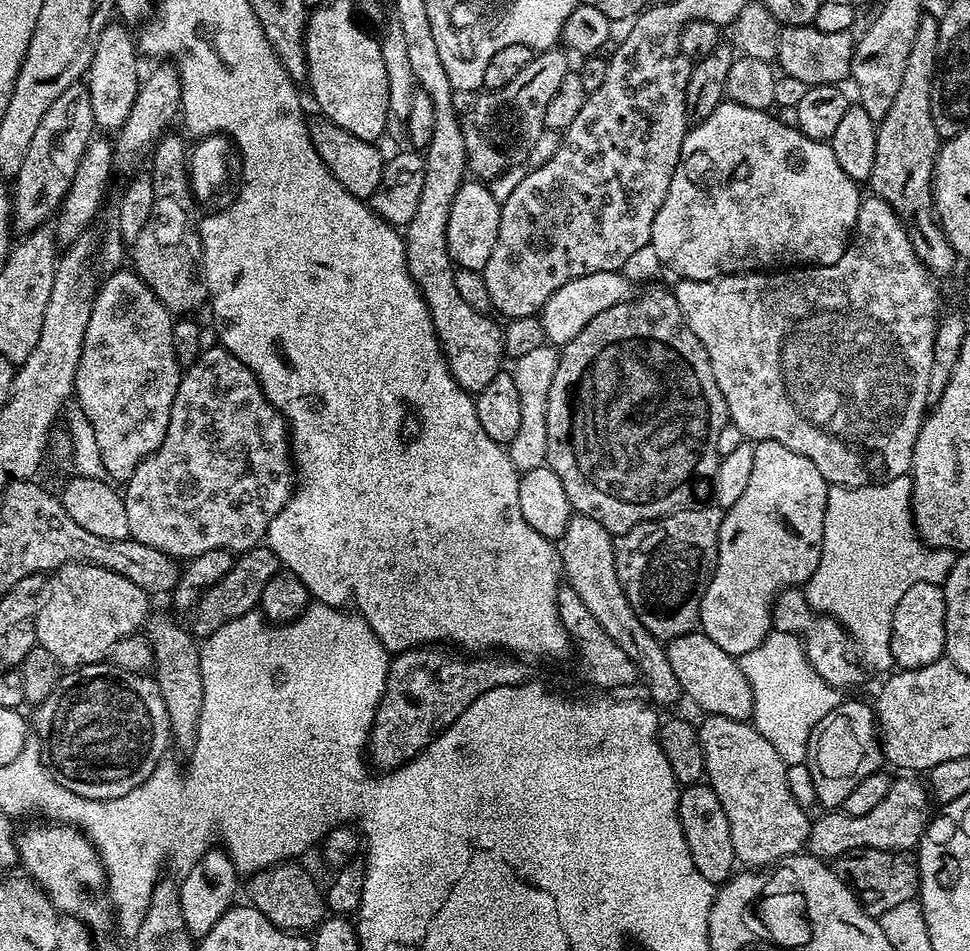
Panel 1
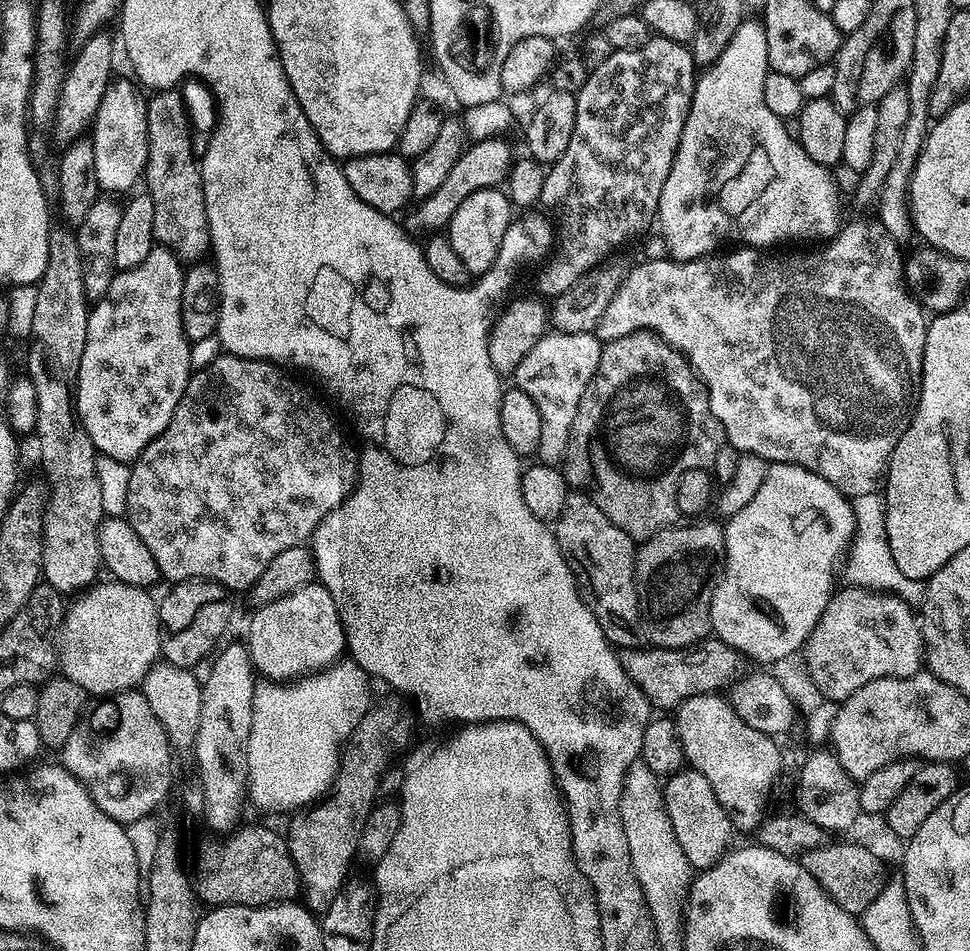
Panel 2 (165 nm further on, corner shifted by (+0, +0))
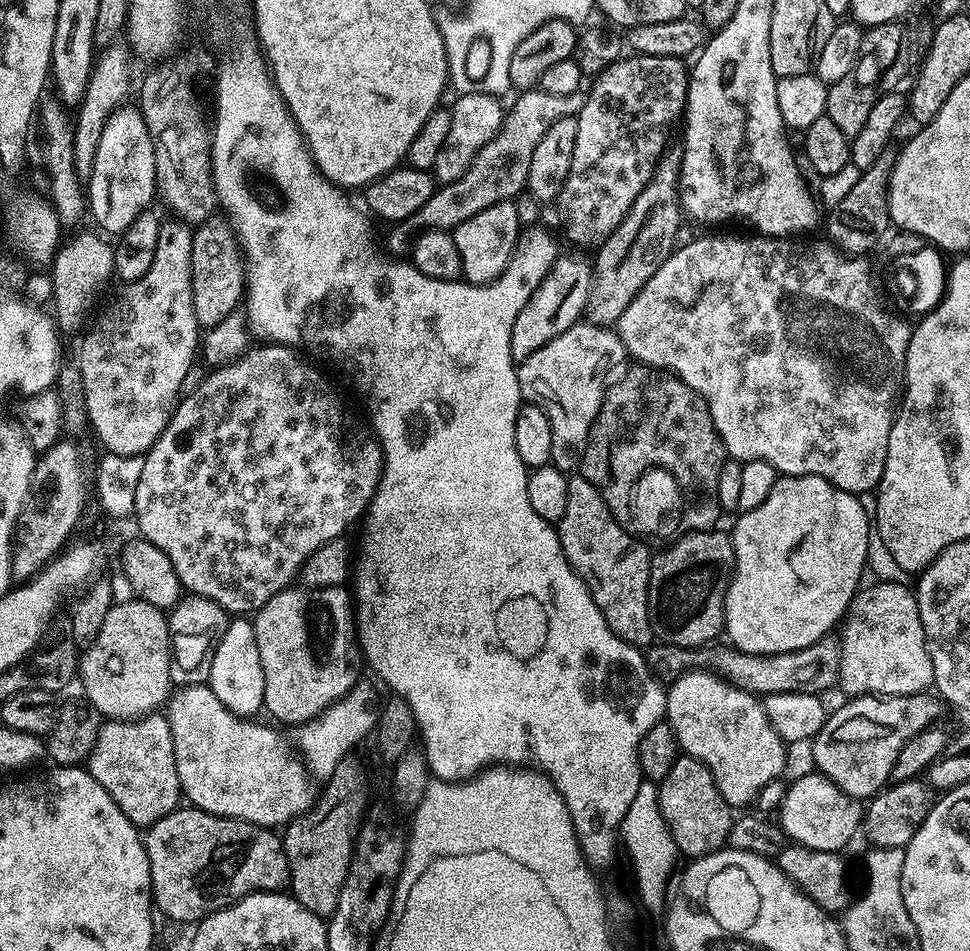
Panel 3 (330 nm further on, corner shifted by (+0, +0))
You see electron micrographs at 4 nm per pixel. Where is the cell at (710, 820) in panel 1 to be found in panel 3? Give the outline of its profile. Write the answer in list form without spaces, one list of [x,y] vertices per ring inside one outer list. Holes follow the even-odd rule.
[[[677,755],[674,766],[670,766],[670,774],[659,781],[658,788],[658,816],[659,819],[664,819],[677,853],[685,852],[688,858],[709,856],[727,845],[734,810],[728,805],[726,798],[722,798],[718,786],[714,786],[714,778],[701,760],[696,760],[693,756]]]

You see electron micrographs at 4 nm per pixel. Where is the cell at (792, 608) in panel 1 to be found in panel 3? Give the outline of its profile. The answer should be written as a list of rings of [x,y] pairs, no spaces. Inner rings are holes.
[[[875,583],[857,593],[845,615],[840,630],[843,654],[839,687],[850,698],[921,695],[933,685],[933,662],[927,651],[916,595],[905,583]]]

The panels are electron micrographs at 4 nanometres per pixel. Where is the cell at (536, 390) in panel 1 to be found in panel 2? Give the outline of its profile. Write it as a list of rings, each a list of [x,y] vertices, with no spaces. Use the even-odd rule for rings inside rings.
[[[555,330],[549,331],[518,362],[514,373],[515,387],[526,390],[534,398],[541,418],[541,433],[538,434],[538,446],[534,456],[539,463],[559,465],[564,459],[574,414],[578,412],[578,402],[590,378],[596,372],[602,341],[592,332],[566,334]]]

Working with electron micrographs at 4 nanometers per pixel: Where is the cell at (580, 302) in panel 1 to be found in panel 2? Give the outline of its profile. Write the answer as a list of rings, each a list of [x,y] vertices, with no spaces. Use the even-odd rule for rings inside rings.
[[[879,219],[852,220],[849,224],[847,221],[847,223],[841,227],[840,231],[836,233],[835,237],[827,241],[825,248],[828,249],[825,250],[824,256],[819,256],[816,252],[796,252],[793,256],[768,256],[772,254],[762,254],[761,249],[759,248],[740,246],[737,247],[737,252],[730,253],[728,257],[720,256],[721,254],[713,254],[710,256],[703,256],[700,260],[686,260],[683,262],[671,258],[666,260],[644,260],[643,262],[640,262],[640,265],[638,265],[625,280],[623,277],[623,279],[617,283],[616,292],[613,297],[610,298],[610,304],[606,306],[606,310],[602,310],[602,316],[600,321],[596,324],[594,334],[602,342],[617,340],[618,338],[637,330],[647,330],[659,334],[665,342],[674,345],[680,353],[688,357],[688,362],[692,365],[692,369],[694,369],[697,376],[704,381],[704,386],[707,388],[708,397],[710,398],[710,410],[714,410],[714,418],[718,418],[718,422],[724,427],[727,443],[734,445],[741,454],[753,452],[754,455],[760,456],[773,464],[797,464],[798,466],[802,466],[814,474],[826,478],[826,482],[830,482],[834,485],[843,496],[855,498],[862,494],[876,492],[877,489],[885,483],[888,460],[892,457],[894,446],[898,446],[898,438],[902,438],[902,434],[910,426],[912,415],[916,412],[916,404],[920,400],[920,383],[924,377],[922,374],[922,362],[924,361],[924,347],[926,346],[926,334],[928,333],[926,327],[926,312],[919,299],[910,291],[904,279],[905,261],[902,259],[902,256],[900,260],[901,249],[894,242],[894,238],[890,238],[890,234],[881,226]]]

